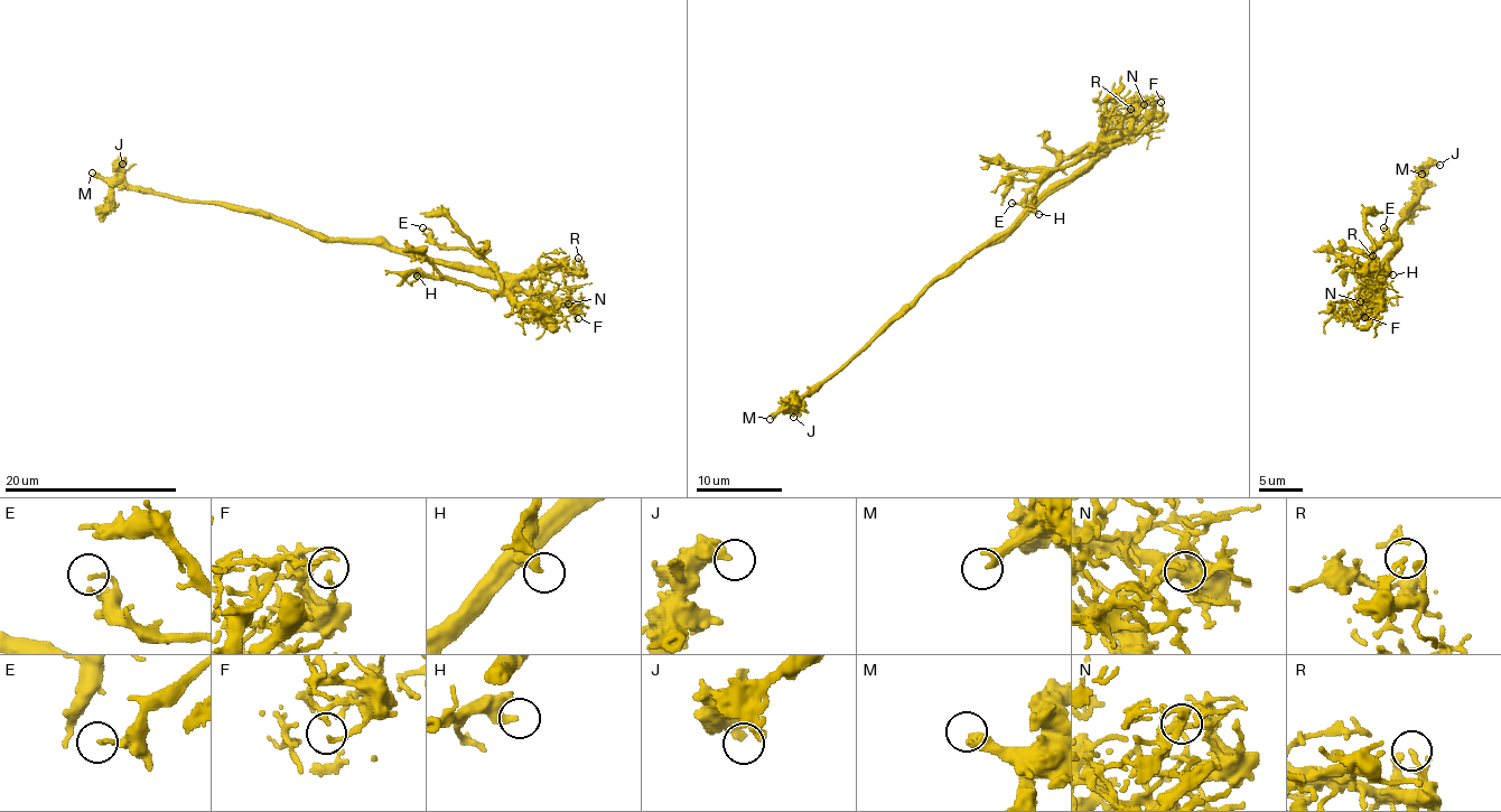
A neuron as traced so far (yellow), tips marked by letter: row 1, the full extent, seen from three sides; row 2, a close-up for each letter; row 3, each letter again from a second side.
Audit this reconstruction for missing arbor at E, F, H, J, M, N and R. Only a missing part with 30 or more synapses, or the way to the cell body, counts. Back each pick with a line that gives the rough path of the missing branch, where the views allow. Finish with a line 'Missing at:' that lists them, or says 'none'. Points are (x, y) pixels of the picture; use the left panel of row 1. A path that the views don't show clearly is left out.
Missing at: M

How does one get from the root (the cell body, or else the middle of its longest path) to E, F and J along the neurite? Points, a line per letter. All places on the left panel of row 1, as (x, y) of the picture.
E: (362, 239), (384, 239), (443, 262), (479, 267), (505, 288), (497, 271), (467, 250), (447, 250), (422, 227)
F: (362, 239), (384, 239), (443, 262), (490, 267), (520, 289), (548, 292), (569, 308), (576, 320), (578, 318)
J: (362, 239), (317, 239), (272, 217), (138, 192), (127, 183), (122, 164)

